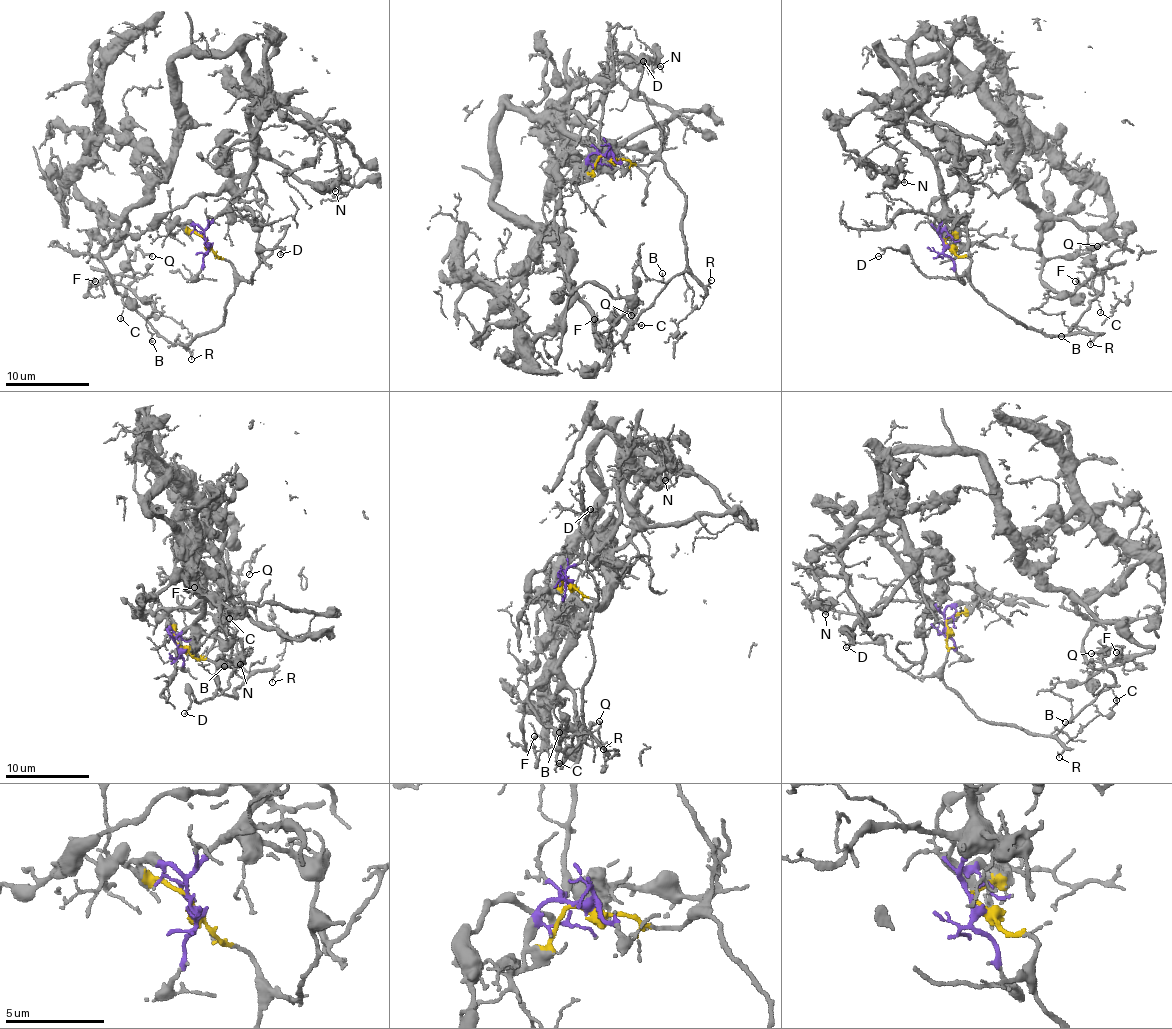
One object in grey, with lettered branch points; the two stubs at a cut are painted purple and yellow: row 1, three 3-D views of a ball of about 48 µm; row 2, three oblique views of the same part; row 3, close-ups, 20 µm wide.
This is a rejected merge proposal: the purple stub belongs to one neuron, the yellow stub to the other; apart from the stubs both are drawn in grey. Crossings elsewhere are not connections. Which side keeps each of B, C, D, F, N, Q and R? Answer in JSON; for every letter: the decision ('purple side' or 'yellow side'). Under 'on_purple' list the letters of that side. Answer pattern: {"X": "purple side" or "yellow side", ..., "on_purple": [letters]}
{"B": "yellow side", "C": "yellow side", "D": "yellow side", "F": "purple side", "N": "purple side", "Q": "purple side", "R": "yellow side", "on_purple": ["F", "N", "Q"]}

